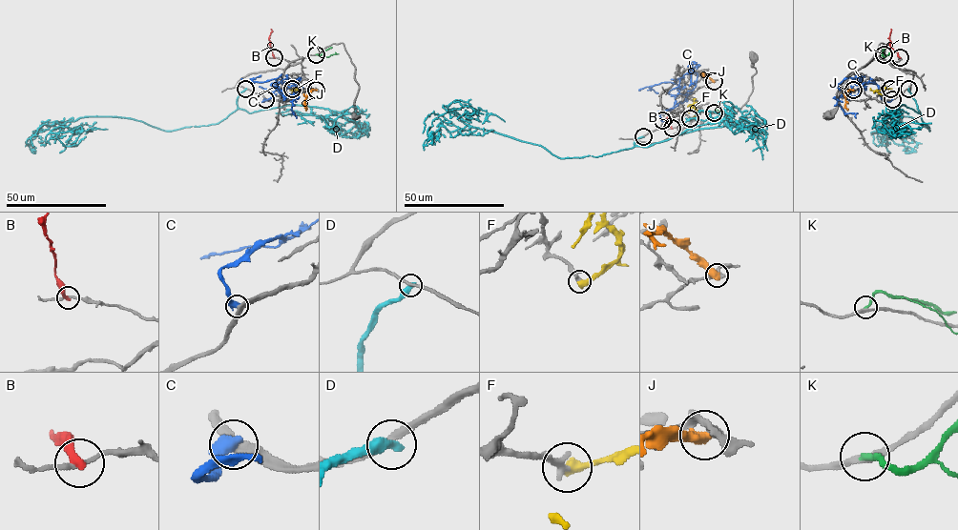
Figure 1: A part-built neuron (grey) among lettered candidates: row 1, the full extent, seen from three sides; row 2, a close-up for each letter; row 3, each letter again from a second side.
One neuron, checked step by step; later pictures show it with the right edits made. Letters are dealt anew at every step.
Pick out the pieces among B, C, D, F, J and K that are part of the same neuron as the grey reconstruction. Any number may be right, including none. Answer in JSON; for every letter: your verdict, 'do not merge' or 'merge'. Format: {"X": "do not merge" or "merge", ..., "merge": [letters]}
{"B": "do not merge", "C": "do not merge", "D": "do not merge", "F": "merge", "J": "do not merge", "K": "do not merge", "merge": ["F"]}

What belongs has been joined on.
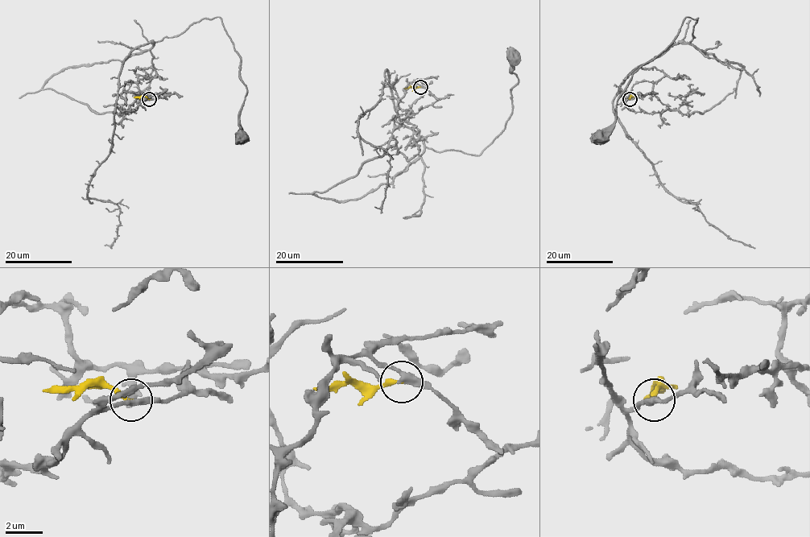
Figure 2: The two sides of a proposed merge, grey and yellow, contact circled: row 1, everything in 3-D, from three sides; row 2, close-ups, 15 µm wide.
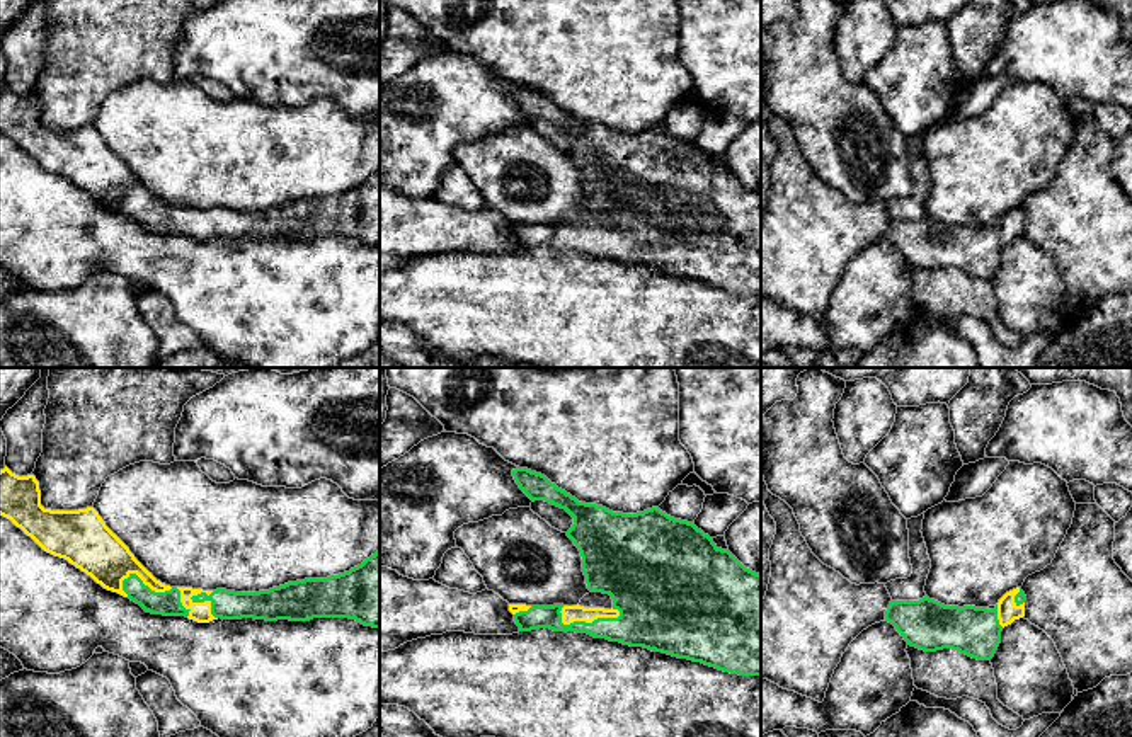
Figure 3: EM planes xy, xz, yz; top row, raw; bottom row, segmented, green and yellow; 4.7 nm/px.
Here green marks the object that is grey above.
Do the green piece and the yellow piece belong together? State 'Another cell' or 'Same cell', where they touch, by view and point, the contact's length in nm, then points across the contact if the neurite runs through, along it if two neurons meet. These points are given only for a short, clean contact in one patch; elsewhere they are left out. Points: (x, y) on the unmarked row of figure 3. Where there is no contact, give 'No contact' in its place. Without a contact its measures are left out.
Same cell. Touches green at xz (588, 242). Shared border 300 nm

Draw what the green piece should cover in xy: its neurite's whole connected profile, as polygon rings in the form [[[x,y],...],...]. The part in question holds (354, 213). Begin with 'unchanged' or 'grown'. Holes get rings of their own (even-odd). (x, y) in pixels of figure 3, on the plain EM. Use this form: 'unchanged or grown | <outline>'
grown | [[[0,89],[0,134],[10,138],[44,170],[68,179],[104,208],[129,216],[146,231],[213,238],[349,237],[380,247],[380,170],[349,191],[305,197],[259,211],[170,206],[157,199],[106,145],[94,126],[51,129],[41,124],[34,94]]]

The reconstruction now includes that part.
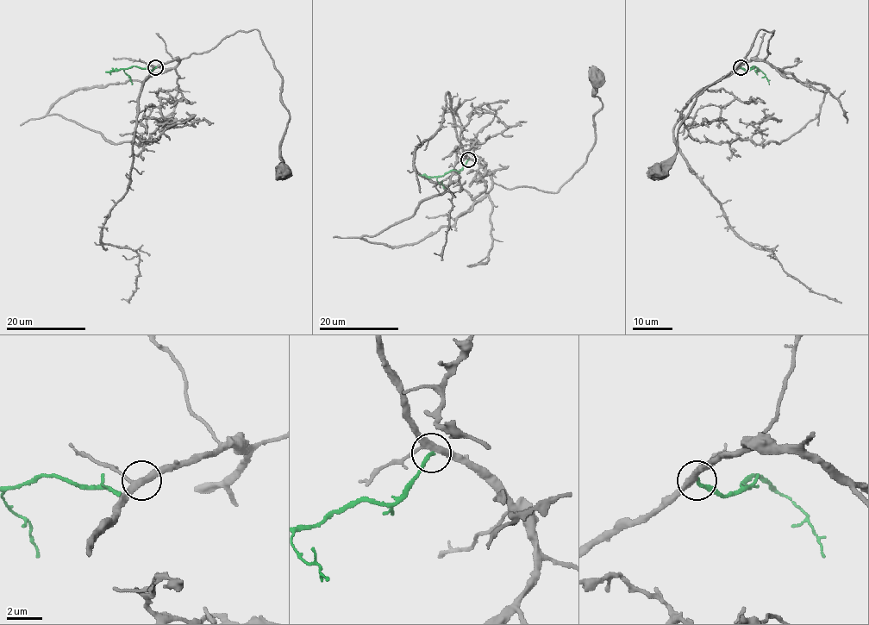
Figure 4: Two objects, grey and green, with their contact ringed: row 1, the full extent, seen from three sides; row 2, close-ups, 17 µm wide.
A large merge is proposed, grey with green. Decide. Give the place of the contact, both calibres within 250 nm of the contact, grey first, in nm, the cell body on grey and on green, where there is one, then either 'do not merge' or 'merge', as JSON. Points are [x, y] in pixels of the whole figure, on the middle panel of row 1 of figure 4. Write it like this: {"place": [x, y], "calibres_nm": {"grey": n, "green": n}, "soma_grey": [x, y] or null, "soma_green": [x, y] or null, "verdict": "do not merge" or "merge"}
{"place": [468, 159], "calibres_nm": {"grey": 320, "green": 220}, "soma_grey": [595, 76], "soma_green": null, "verdict": "do not merge"}

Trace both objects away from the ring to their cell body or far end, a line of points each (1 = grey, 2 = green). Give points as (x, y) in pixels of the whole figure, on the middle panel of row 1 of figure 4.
1: (468, 159), (505, 188), (556, 192), (584, 162), (595, 141), (594, 115), (602, 102), (594, 96), (593, 78)
2: (468, 159), (459, 171), (445, 172), (438, 178), (436, 180), (445, 188)

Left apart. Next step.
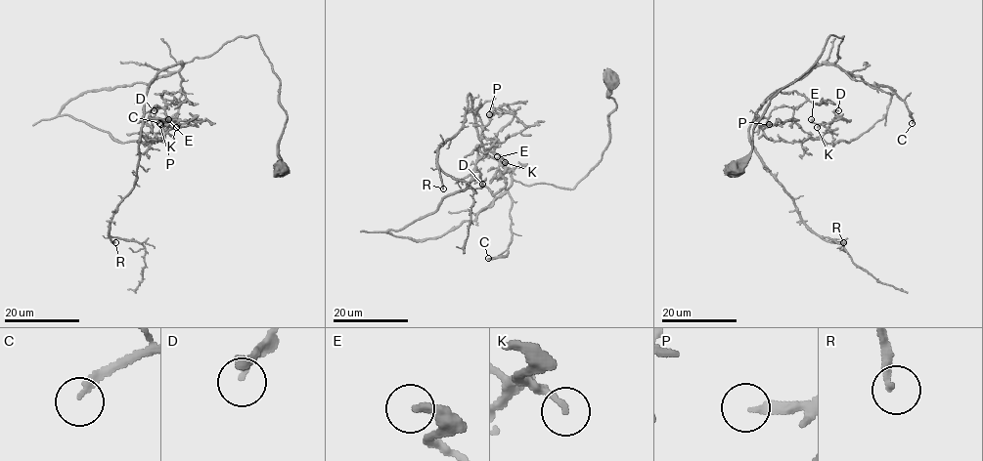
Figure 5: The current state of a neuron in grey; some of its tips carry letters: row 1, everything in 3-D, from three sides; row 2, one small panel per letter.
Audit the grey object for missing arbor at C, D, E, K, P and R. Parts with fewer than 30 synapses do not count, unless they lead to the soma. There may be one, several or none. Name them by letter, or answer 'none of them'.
C, D, R

